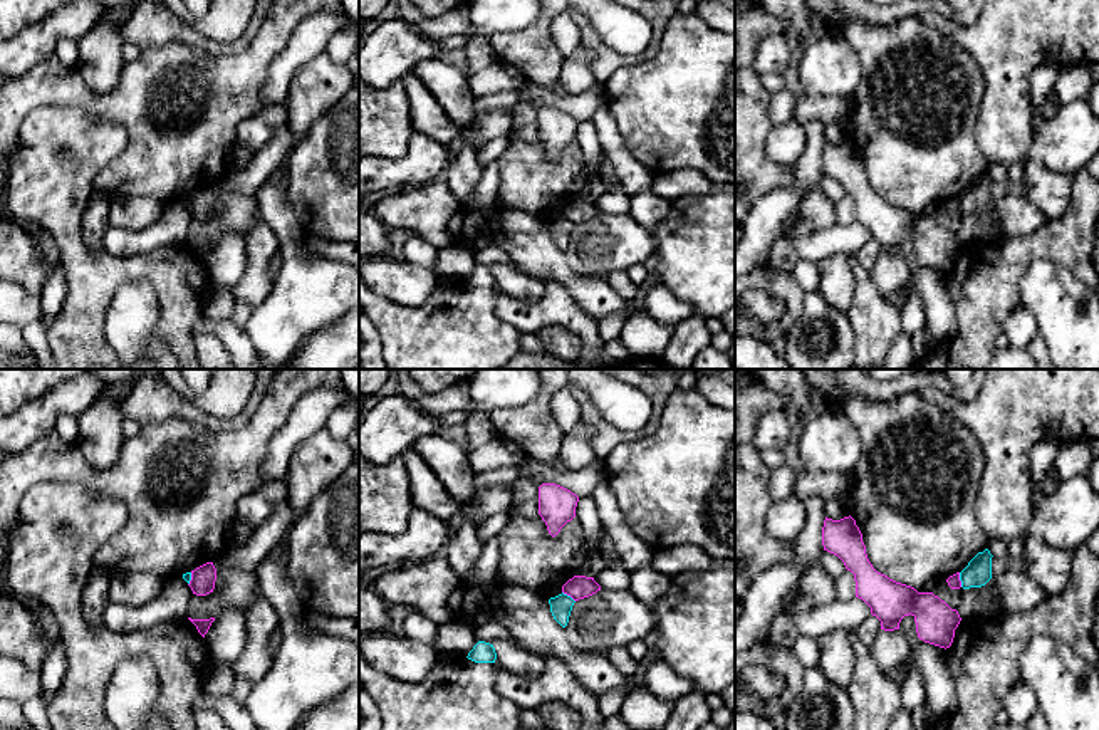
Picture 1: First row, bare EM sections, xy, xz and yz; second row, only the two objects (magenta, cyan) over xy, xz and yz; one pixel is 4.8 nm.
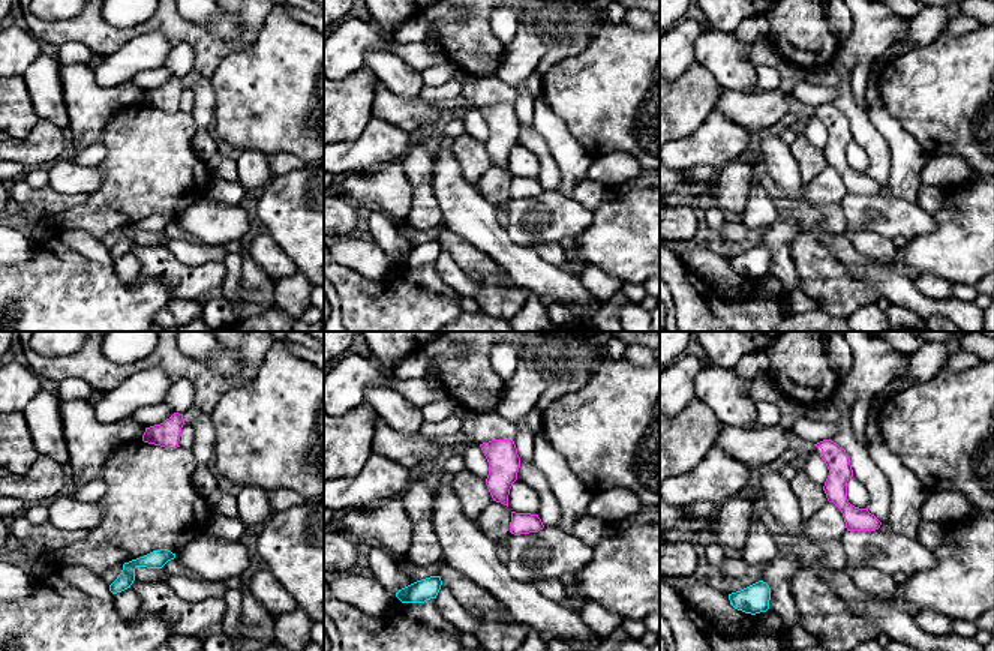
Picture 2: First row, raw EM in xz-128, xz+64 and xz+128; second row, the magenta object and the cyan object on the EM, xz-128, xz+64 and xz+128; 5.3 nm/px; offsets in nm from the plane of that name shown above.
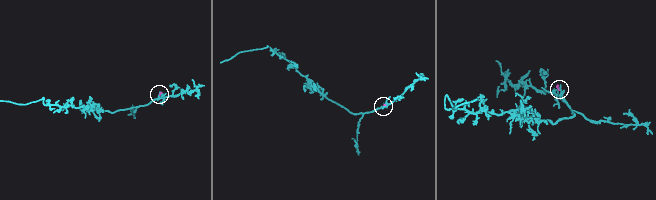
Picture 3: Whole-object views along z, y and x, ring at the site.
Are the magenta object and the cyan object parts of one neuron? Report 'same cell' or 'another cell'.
another cell

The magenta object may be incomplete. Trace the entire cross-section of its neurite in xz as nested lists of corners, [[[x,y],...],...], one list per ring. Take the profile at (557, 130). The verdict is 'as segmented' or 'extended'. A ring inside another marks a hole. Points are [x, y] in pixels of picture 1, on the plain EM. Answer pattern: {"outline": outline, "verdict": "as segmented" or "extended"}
{"outline": [[[542,107],[539,111],[539,139],[552,161],[576,141],[577,126],[579,121],[560,109]]], "verdict": "as segmented"}

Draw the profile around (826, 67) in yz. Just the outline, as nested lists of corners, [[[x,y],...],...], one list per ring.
[[[837,27],[799,47],[795,69],[799,94],[807,97],[844,97],[861,82],[859,55]]]

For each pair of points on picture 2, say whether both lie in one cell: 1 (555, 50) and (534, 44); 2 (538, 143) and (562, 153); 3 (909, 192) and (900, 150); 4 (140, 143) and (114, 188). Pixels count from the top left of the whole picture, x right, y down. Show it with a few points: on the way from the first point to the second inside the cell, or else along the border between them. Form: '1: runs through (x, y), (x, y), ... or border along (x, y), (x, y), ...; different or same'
1: border along (552, 41), (534, 71); different
2: border along (532, 126), (544, 140), (561, 180); different
3: runs through (906, 182), (906, 161); same
4: runs through (140, 153), (140, 162), (125, 177); same

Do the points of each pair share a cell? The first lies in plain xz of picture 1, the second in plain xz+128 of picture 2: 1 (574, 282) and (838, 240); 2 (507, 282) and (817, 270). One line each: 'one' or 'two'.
1: one
2: one

